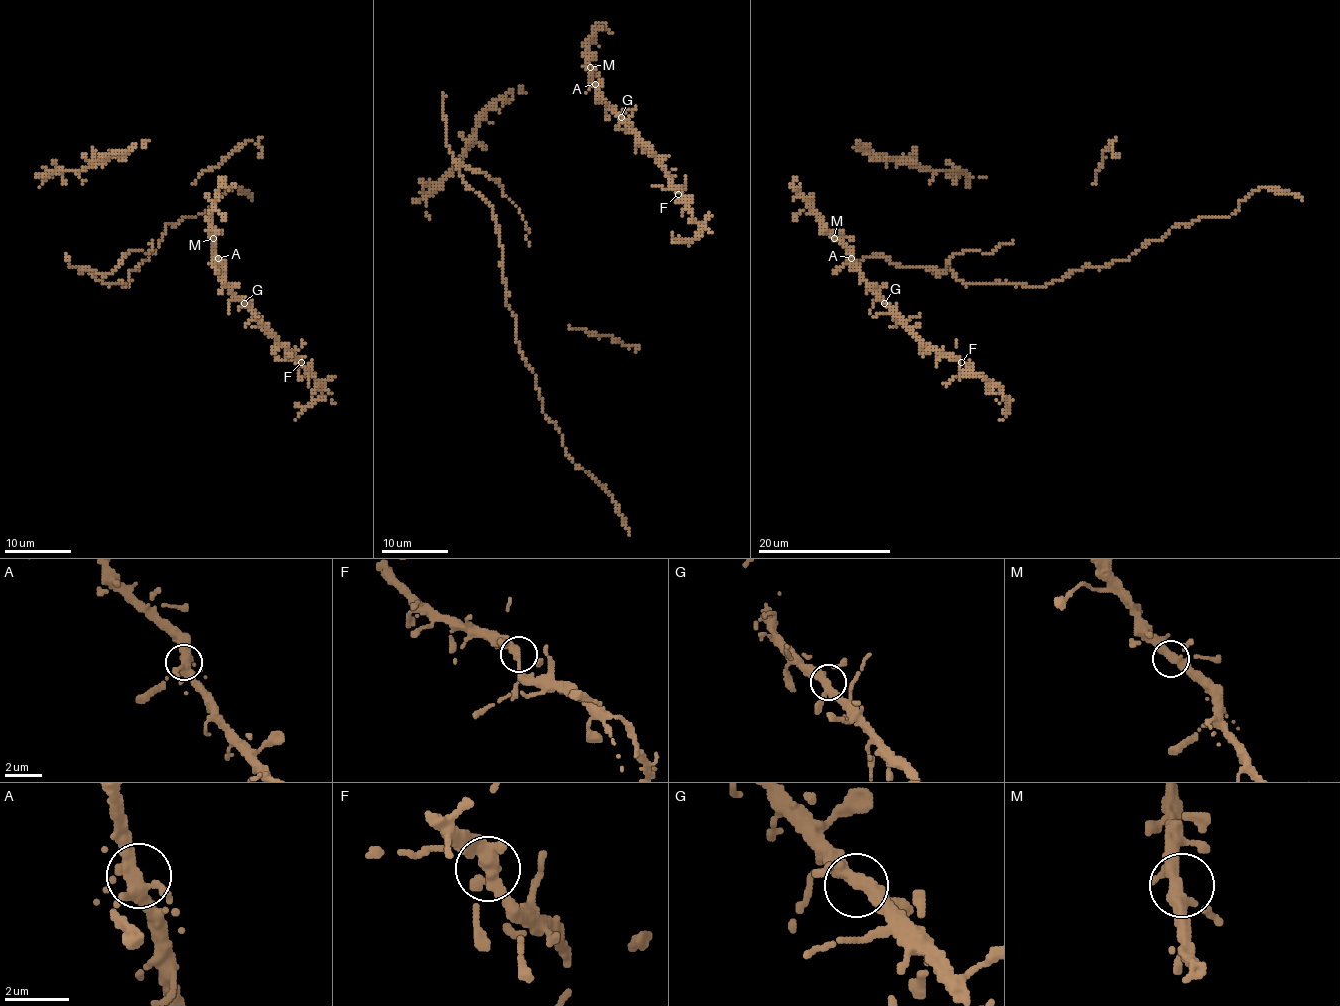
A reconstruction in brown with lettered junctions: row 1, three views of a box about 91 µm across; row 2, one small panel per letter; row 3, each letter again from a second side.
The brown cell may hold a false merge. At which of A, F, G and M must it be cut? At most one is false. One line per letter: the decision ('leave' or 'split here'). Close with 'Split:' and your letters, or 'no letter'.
A: leave
F: leave
G: leave
M: leave
Split: no letter

